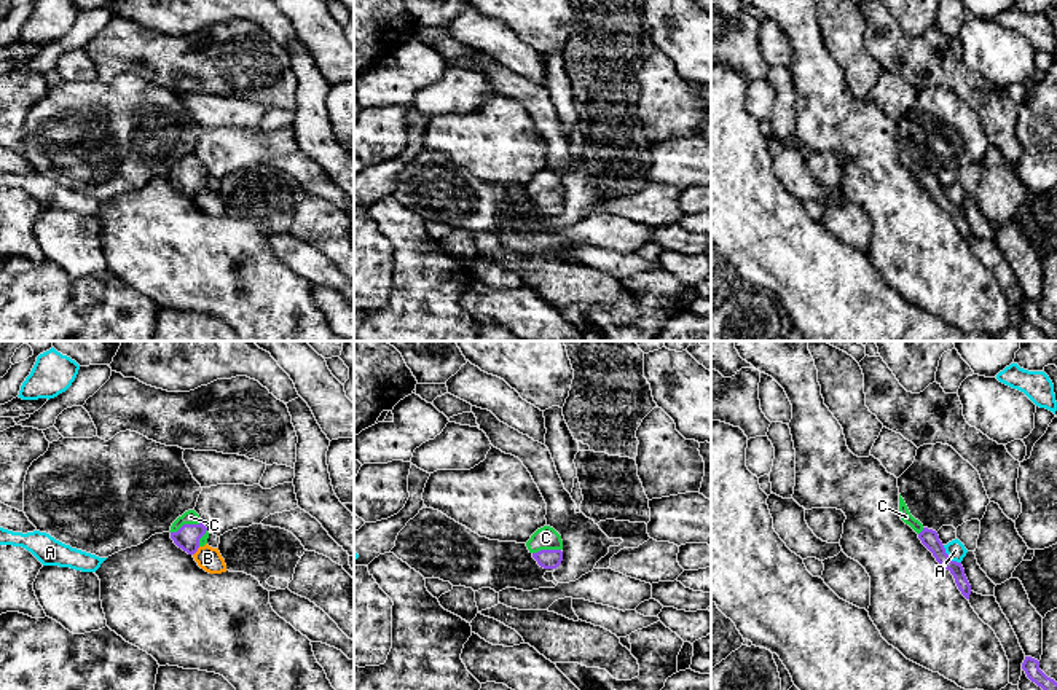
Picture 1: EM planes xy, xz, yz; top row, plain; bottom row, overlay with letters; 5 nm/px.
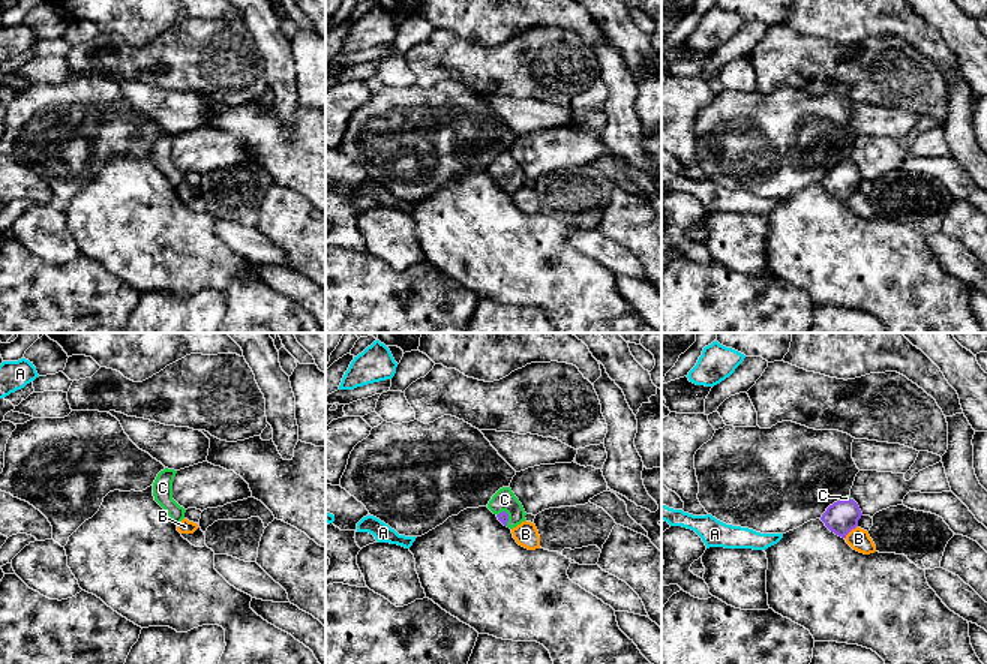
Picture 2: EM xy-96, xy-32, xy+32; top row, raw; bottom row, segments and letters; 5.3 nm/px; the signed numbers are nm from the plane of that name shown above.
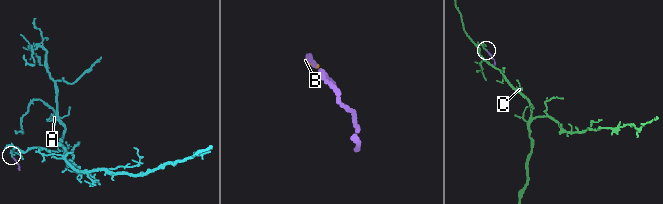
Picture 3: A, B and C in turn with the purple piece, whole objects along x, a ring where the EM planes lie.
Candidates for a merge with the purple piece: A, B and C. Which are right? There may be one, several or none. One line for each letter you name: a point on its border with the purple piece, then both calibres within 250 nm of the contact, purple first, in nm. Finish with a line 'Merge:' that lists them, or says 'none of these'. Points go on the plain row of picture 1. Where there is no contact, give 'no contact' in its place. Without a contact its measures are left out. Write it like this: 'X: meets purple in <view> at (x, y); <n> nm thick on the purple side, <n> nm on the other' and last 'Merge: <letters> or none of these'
C: meets purple in xy at (187, 168); 120 nm thick on the purple side, 70 nm on the other
Merge: C

